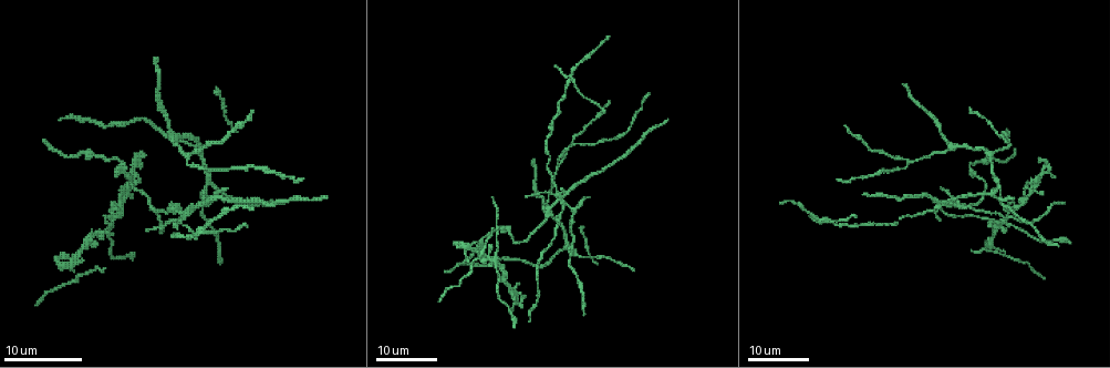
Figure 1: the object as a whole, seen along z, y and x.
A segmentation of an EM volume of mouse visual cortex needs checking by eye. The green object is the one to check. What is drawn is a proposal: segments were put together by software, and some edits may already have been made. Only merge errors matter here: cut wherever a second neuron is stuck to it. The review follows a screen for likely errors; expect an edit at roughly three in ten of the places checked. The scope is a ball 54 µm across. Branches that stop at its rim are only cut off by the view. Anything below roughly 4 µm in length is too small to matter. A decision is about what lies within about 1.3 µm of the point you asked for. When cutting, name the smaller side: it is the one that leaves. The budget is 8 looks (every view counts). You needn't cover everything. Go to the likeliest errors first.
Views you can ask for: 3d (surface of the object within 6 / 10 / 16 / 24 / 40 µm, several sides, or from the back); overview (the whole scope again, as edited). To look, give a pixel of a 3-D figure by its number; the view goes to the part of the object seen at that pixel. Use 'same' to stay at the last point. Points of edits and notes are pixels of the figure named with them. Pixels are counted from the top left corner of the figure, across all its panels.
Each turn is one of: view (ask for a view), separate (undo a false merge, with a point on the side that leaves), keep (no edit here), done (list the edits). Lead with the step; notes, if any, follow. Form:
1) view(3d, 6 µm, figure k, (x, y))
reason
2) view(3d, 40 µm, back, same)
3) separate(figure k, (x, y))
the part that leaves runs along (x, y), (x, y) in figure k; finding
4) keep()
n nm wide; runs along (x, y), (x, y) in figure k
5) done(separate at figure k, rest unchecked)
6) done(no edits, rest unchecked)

view(3d, 16 µm, figure 1, (204, 230))
small branch off a trunk

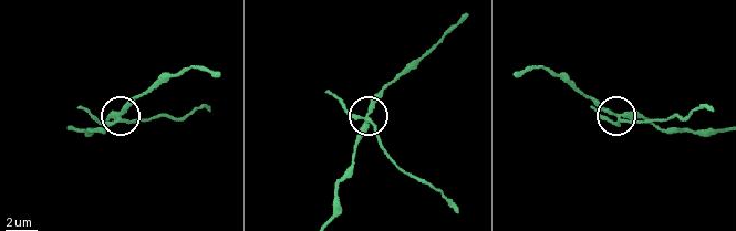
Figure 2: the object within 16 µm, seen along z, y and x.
view(3d, 6 µm, figure 2, (623, 121))

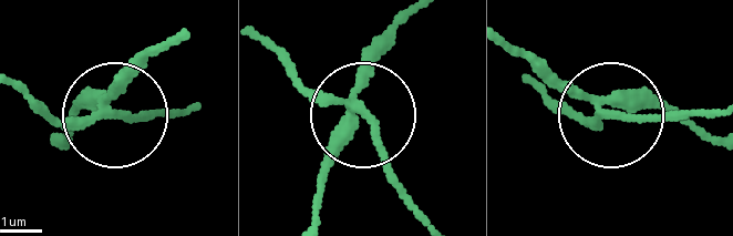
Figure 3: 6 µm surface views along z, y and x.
separate(figure 3, (45, 108))
4 arms; the part that leaves runs along (350, 102), (384, 172), (423, 215) in figure 3; a second neuron is stuck on

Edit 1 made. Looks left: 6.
view(3d, 16 µm, figure 1, (210, 182))
branch point

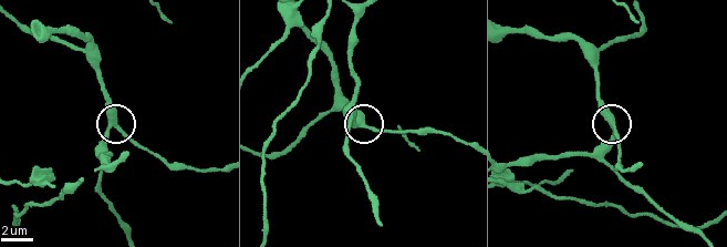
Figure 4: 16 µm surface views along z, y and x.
view(3d, 6 µm, figure 4, (117, 124))

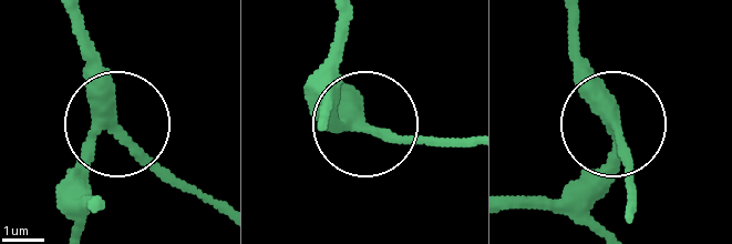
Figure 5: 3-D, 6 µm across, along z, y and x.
keep()
side arm 12 µm; runs along (339, 26), (339, 118), (441, 142) in figure 5; continuous, no second neuron

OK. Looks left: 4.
view(3d, 16 µm, figure 1, (1005, 224))
small branch off a trunk

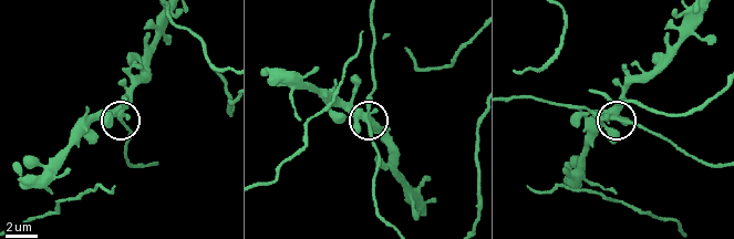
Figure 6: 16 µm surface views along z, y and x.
view(3d, 10 µm, figure 6, (616, 115))

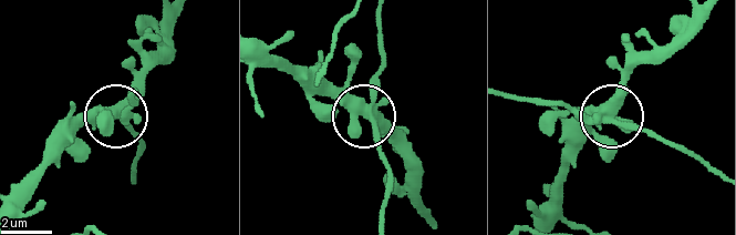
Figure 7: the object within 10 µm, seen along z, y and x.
keep()
all the same neuron

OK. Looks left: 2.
view(3d, 24 µm, figure 1, (950, 149))
thin arm on a thick one

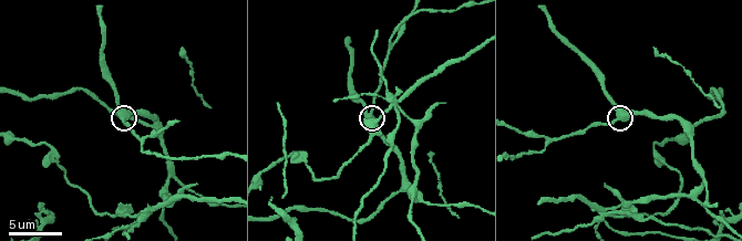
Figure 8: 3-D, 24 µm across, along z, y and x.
view(3d, 6 µm, figure 8, (122, 118))

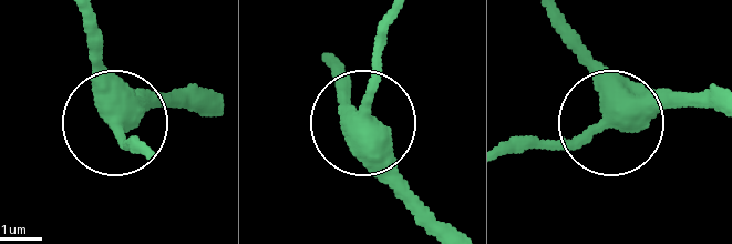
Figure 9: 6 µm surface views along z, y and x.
keep()
3 arms; runs along (441, 221), (367, 125), (346, 65) in figure 9; continuous, no second neuron

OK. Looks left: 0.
done(separate at figure 3, rest unchecked)

